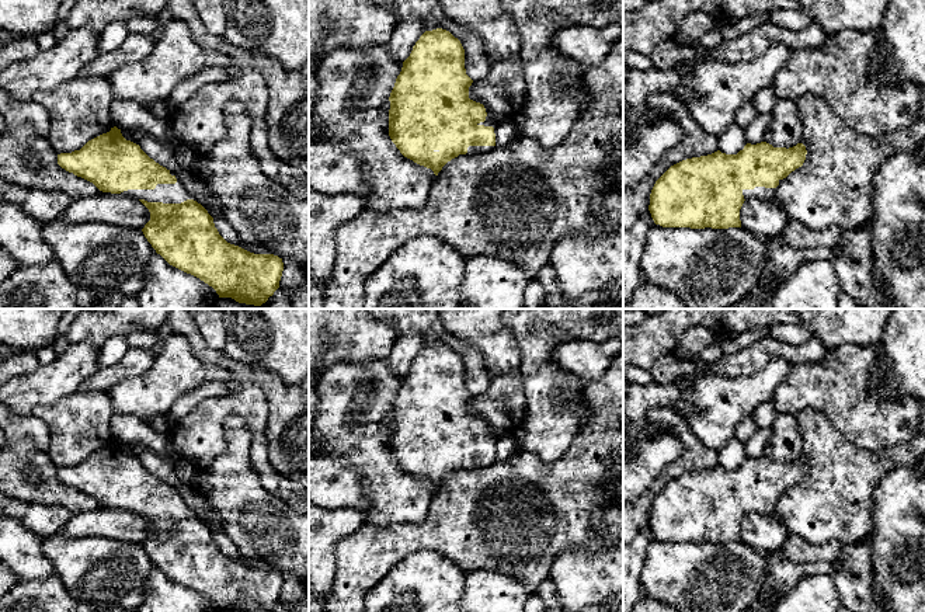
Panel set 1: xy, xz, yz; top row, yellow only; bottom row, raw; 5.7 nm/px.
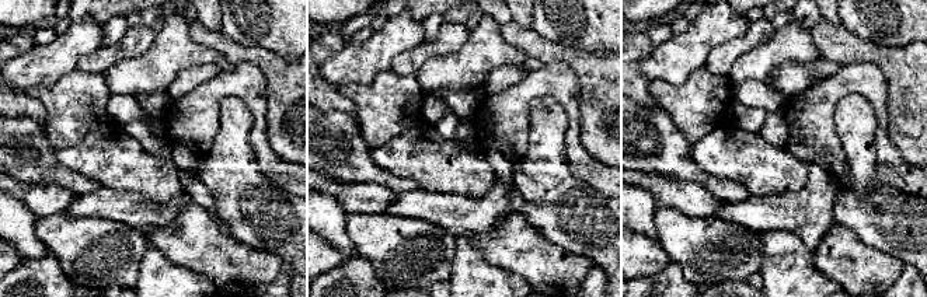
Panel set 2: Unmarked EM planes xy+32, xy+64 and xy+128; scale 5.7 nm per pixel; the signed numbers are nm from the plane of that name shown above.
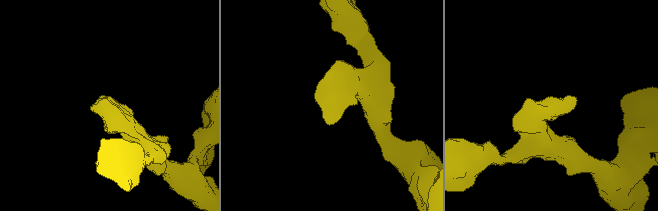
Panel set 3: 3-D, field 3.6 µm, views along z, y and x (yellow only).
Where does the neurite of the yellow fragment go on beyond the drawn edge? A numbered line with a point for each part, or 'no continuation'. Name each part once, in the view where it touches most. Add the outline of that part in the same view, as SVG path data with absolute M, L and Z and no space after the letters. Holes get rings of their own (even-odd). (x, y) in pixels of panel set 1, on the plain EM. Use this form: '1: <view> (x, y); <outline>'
1: xy (176, 507); M170 486L177 493L175 498L157 498L154 504L128 504L121 510L128 510L136 515L145 514L147 517L181 518L187 514L194 514L184 501L180 491Z

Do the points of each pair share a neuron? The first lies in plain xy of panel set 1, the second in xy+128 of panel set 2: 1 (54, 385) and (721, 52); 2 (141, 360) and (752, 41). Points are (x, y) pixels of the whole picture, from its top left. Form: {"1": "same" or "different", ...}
{"1": "different", "2": "same"}

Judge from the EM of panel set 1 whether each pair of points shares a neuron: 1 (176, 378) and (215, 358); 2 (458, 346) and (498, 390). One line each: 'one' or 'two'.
1: two
2: two

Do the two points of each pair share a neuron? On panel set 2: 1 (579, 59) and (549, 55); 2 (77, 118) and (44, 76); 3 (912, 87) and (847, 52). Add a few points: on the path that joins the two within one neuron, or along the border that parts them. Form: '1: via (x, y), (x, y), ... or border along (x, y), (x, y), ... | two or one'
1: via (572, 56), (556, 55) | one
2: border along (77, 69), (27, 91) | two
3: via (896, 72), (881, 56), (863, 52) | one

